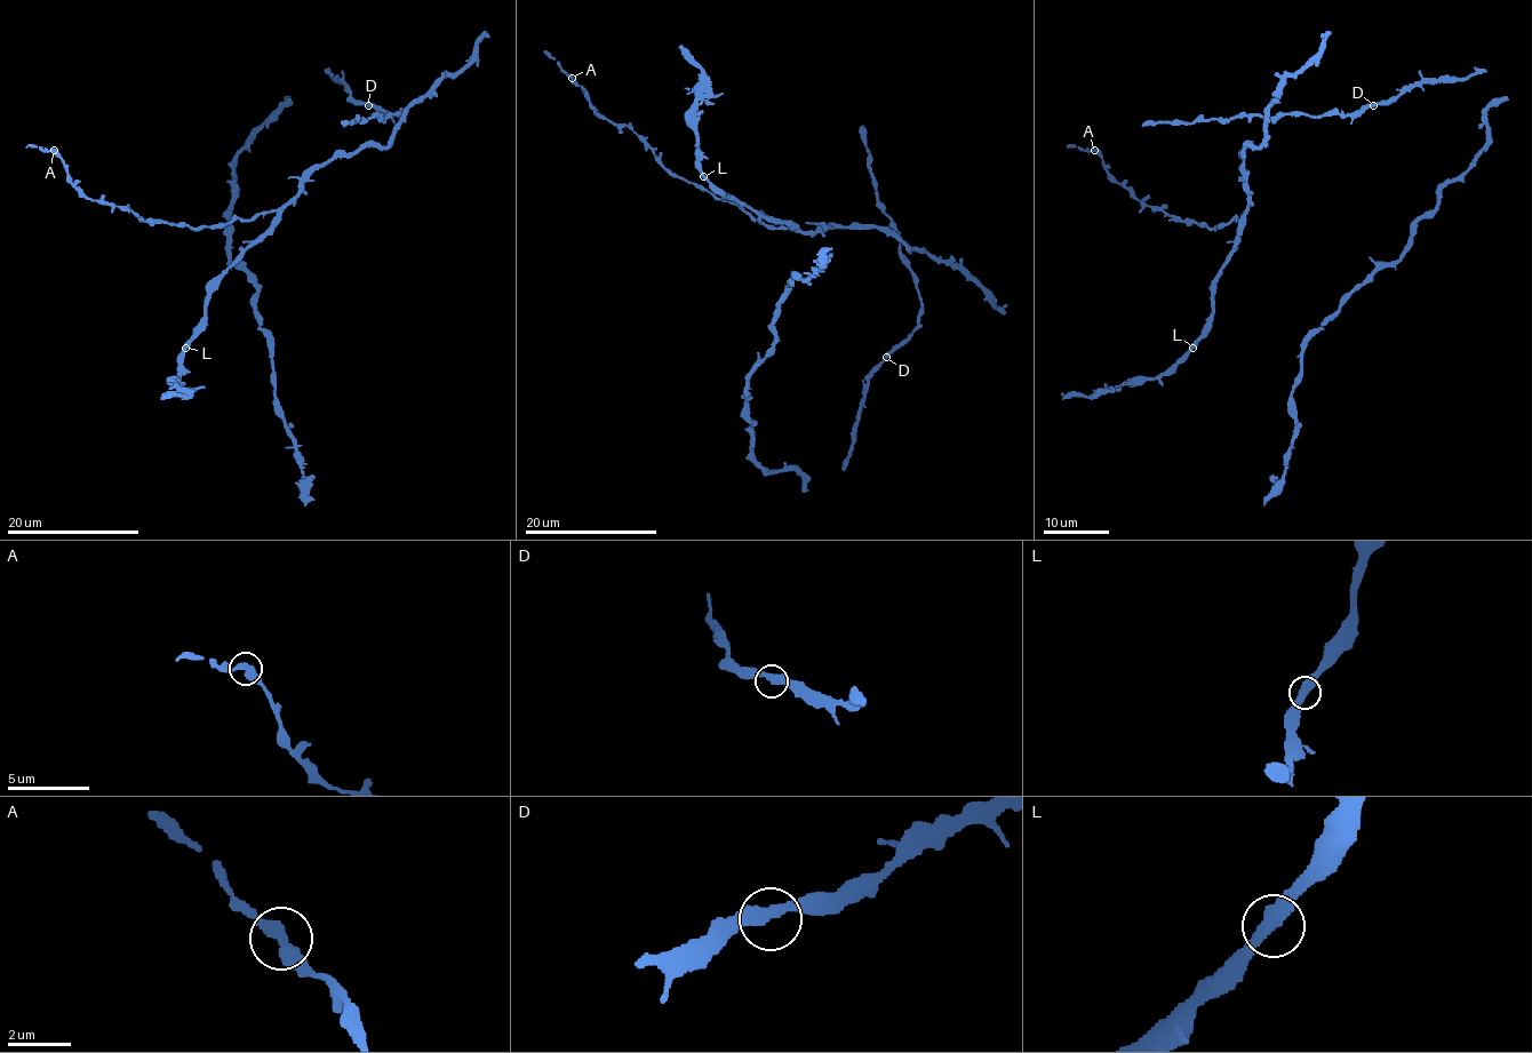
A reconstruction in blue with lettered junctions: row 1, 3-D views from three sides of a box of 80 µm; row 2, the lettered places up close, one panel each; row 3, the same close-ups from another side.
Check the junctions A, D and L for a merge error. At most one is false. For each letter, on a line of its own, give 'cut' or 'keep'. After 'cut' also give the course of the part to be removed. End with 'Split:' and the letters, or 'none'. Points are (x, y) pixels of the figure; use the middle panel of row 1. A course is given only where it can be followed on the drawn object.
A: keep
D: keep
L: keep
Split: none

